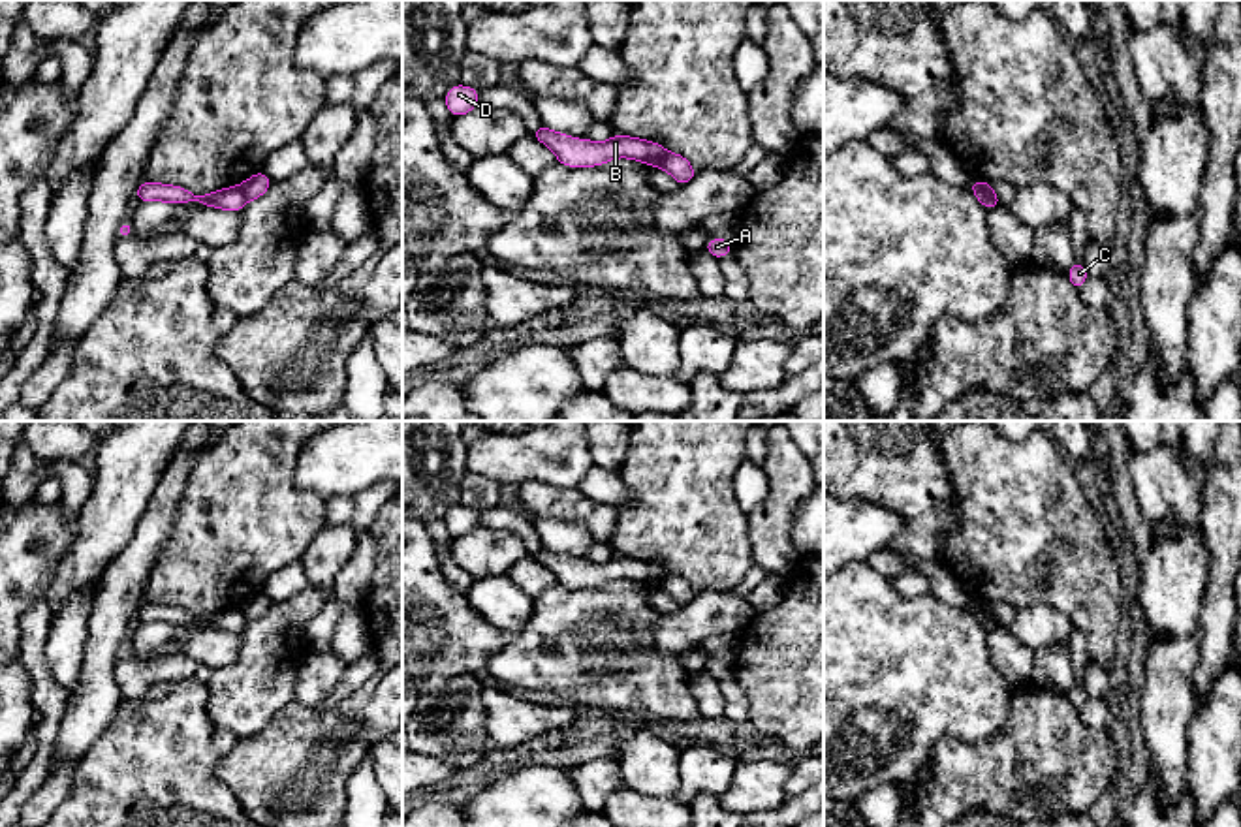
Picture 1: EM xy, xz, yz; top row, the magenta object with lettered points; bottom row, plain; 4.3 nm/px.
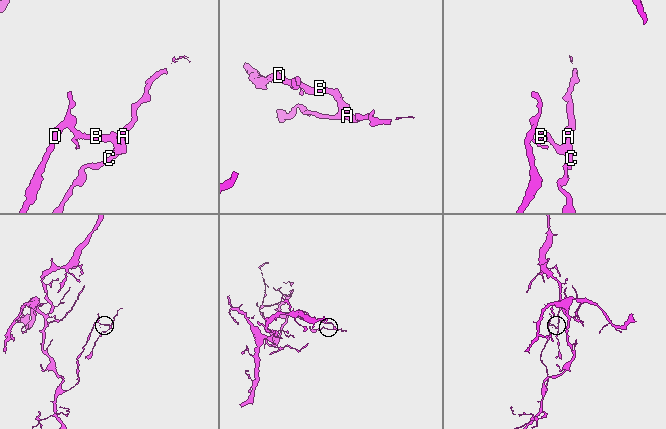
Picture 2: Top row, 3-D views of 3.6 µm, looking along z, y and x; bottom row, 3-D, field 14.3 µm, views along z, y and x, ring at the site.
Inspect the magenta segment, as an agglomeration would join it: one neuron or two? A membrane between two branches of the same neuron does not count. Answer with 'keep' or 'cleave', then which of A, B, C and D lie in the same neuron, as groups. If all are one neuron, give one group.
cleave | A C / B D

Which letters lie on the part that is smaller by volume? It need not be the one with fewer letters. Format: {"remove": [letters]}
{"remove": ["A", "C"]}

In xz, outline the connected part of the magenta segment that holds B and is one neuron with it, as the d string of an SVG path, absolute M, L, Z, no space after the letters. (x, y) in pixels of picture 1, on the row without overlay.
M538 547L530 554L557 575L558 585L570 588L594 588L615 579L632 579L651 588L662 588L668 577L668 571L660 564L617 554L605 564L575 560L543 547Z

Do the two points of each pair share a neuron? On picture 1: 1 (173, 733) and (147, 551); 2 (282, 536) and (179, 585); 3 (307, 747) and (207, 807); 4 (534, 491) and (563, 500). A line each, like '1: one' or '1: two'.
1: two
2: one
3: two
4: one

